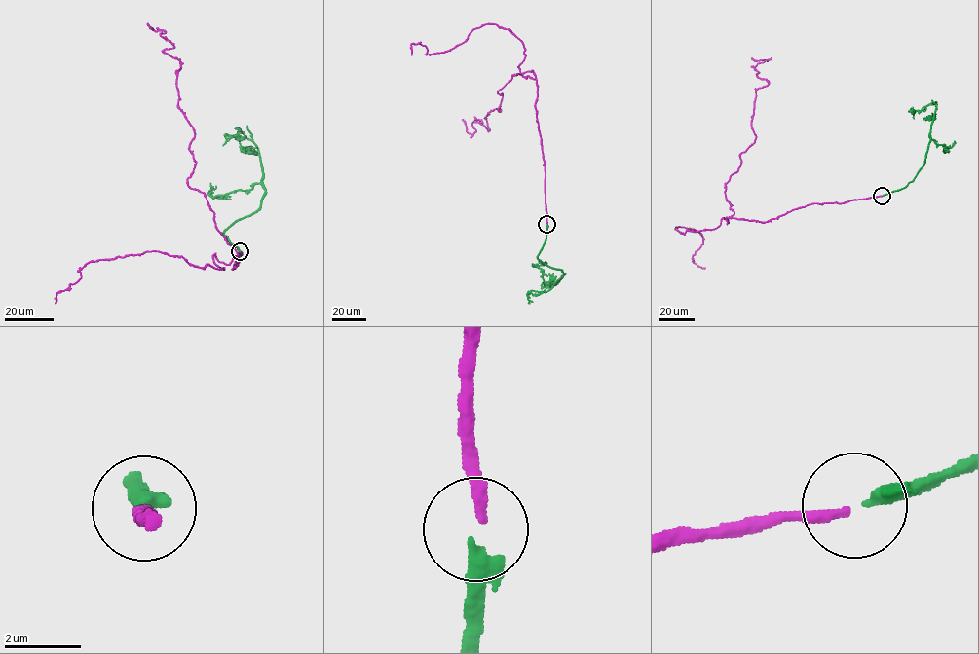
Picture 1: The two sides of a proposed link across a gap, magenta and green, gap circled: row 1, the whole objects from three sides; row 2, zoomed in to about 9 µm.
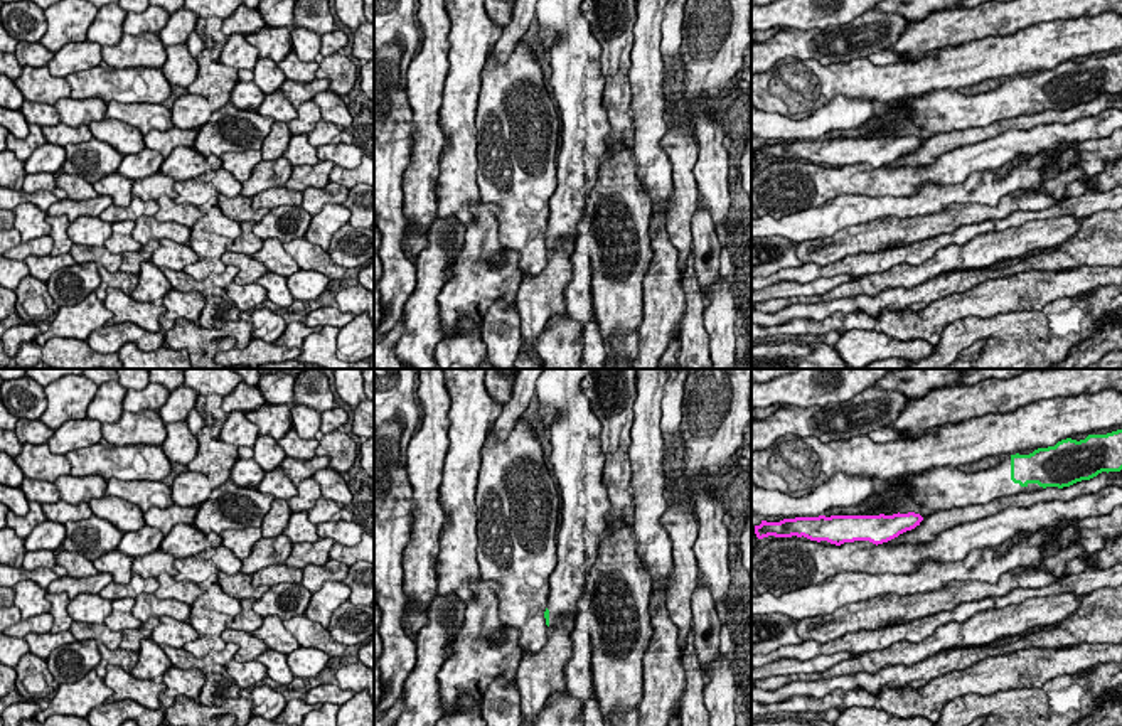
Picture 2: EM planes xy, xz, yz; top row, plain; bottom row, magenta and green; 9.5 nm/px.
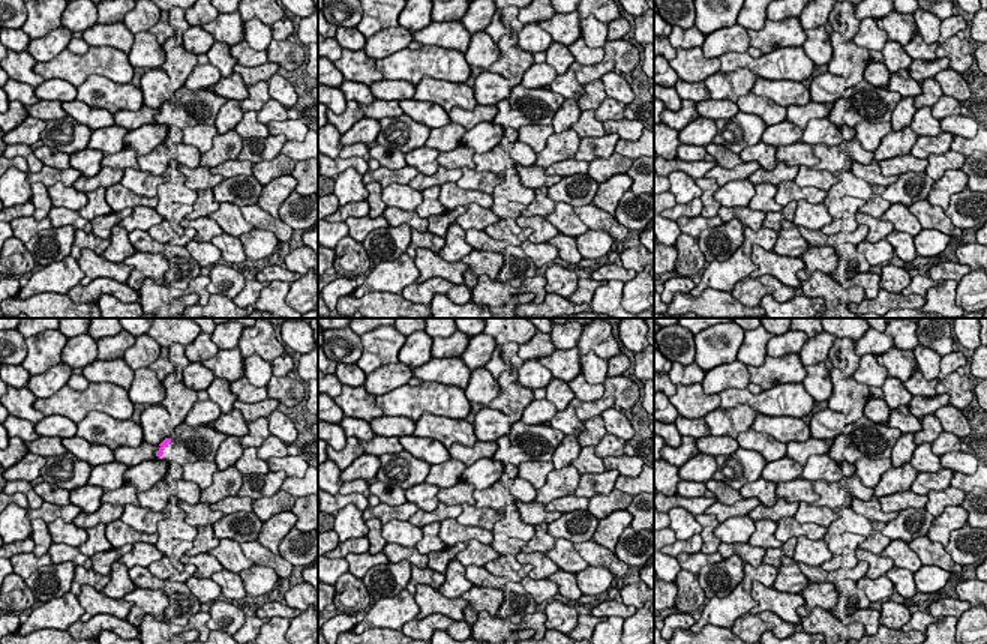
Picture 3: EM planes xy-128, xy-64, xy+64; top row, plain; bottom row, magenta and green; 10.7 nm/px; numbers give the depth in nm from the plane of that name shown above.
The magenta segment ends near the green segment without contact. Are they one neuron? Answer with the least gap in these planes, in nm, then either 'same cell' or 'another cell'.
900 nm | another cell

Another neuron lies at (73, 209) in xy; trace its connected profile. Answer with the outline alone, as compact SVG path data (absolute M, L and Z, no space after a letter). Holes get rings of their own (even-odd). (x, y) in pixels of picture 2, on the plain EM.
M98 195L86 200L62 199L49 207L47 216L66 216L69 222L81 216L98 217L104 209L113 204L111 197Z

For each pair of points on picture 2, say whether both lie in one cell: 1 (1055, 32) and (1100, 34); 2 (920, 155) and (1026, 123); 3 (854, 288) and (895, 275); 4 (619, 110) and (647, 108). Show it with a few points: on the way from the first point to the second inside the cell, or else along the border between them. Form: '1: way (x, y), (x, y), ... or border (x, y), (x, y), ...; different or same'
1: way (1067, 34), (1089, 34); same
2: way (947, 142), (988, 133), (999, 127); same
3: way (865, 285), (885, 280); same
4: border (630, 95), (630, 117), (634, 122); different

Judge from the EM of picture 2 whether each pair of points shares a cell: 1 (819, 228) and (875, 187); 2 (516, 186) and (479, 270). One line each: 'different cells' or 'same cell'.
1: different cells
2: different cells

